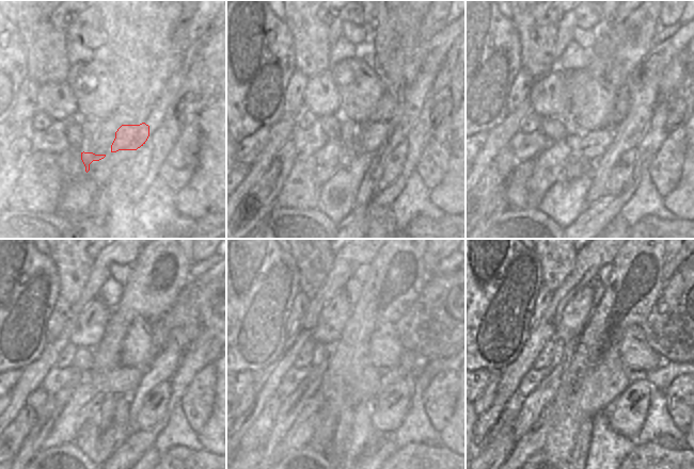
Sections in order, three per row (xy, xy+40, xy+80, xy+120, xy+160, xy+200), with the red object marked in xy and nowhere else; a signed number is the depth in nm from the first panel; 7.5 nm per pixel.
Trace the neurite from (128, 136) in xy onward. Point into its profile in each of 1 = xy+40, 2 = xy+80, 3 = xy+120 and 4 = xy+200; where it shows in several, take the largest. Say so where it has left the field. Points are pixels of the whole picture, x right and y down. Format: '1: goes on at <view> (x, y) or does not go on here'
1: goes on at xy+40 (372, 135)
2: goes on at xy+80 (588, 145)
3: goes on at xy+120 (123, 379)
4: goes on at xy+200 (532, 442)

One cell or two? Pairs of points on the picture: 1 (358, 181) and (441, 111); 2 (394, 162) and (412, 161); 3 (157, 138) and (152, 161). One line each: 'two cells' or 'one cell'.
1: two cells
2: two cells
3: two cells

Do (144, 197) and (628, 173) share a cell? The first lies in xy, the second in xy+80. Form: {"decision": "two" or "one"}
{"decision": "two"}

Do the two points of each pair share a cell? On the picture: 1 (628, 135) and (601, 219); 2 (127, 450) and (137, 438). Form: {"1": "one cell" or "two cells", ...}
{"1": "two cells", "2": "one cell"}

